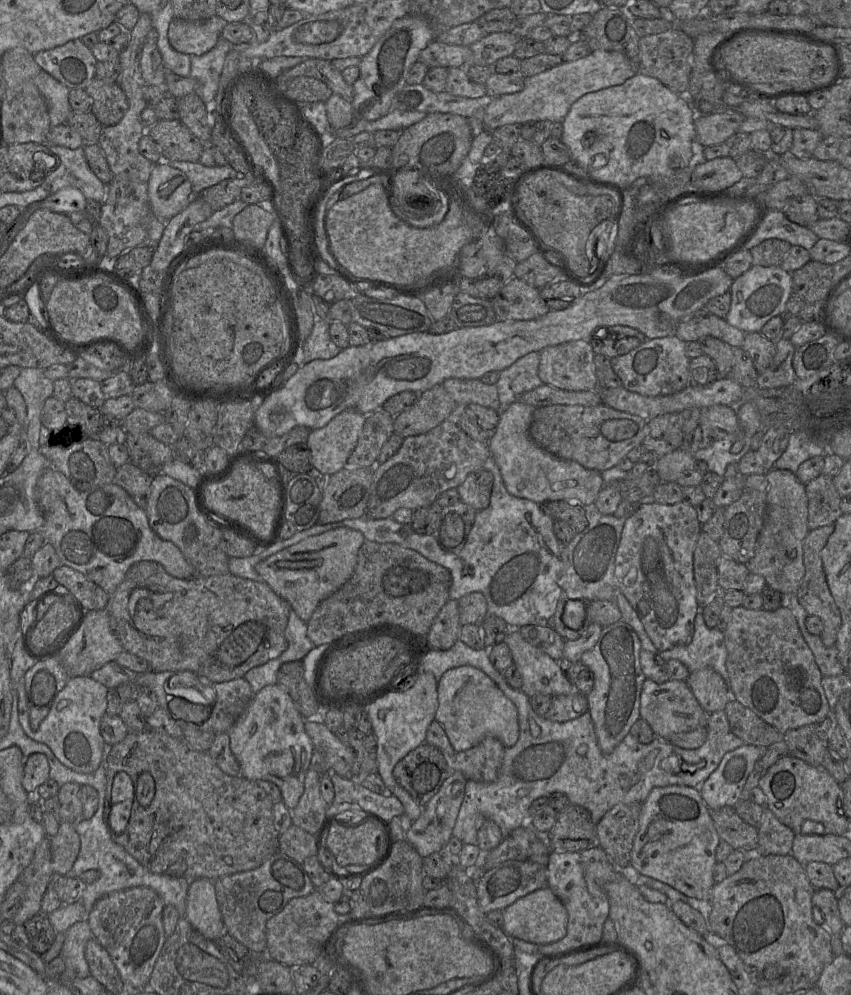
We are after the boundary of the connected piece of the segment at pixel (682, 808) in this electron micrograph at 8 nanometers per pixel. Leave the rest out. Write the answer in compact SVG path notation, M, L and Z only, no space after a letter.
M655 787L642 803L639 829L631 850L630 872L670 885L700 902L709 902L715 884L713 871L721 839L698 788Z

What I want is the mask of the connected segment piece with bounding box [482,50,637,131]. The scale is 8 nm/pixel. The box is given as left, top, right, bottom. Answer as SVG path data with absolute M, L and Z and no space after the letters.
M595 50L587 56L550 68L525 79L524 88L515 93L493 97L484 109L482 127L492 131L507 124L524 124L549 120L561 122L571 105L587 93L624 83L637 73L634 65L624 54L616 51Z

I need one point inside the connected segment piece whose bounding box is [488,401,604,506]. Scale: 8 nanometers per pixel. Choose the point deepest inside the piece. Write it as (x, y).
(528, 471)

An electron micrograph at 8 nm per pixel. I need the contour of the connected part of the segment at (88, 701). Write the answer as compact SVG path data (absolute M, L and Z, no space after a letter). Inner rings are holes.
M90 676L70 677L37 730L30 725L24 678L17 684L16 691L19 723L28 737L46 744L63 765L76 772L91 773L99 767L108 748L100 734L100 721L107 708L106 686Z

